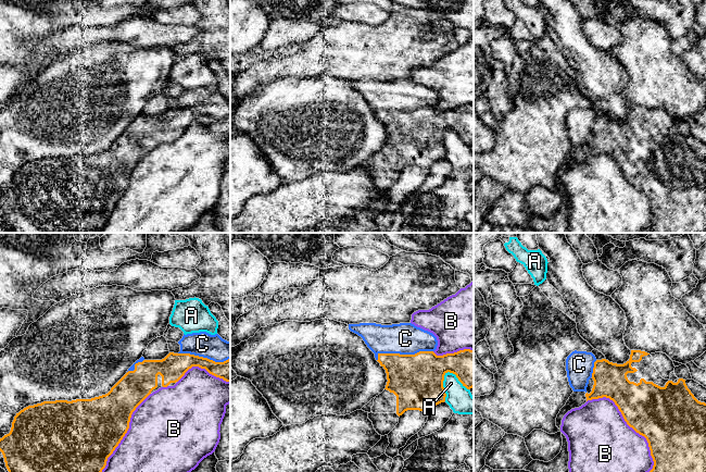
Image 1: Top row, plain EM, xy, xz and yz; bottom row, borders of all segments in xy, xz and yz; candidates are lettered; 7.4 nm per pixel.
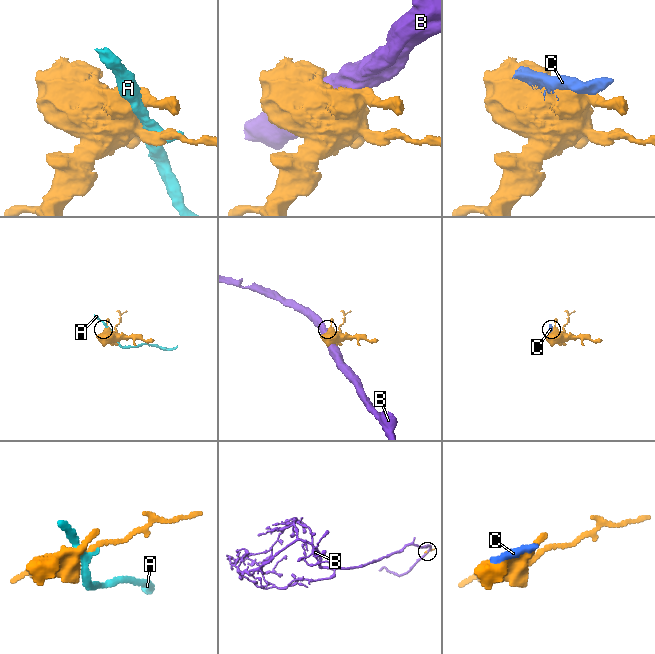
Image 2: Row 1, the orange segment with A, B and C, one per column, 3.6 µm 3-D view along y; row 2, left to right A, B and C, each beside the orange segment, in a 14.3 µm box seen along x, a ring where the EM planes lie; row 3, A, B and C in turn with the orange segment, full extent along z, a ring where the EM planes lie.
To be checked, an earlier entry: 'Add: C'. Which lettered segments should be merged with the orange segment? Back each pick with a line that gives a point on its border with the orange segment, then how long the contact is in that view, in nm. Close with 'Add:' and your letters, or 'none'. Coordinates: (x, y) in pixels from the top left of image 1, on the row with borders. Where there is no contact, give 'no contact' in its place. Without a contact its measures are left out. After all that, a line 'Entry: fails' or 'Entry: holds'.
Add: none
Entry: fails

